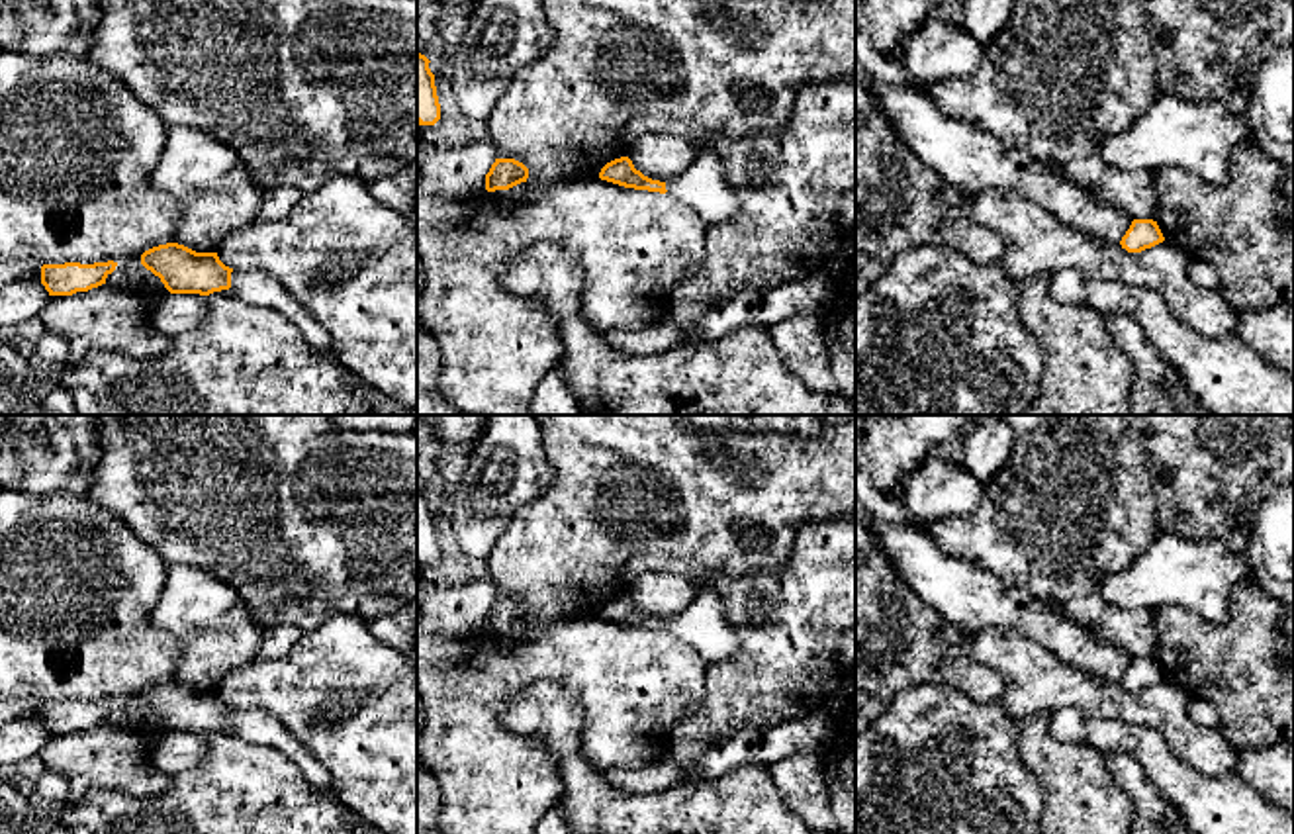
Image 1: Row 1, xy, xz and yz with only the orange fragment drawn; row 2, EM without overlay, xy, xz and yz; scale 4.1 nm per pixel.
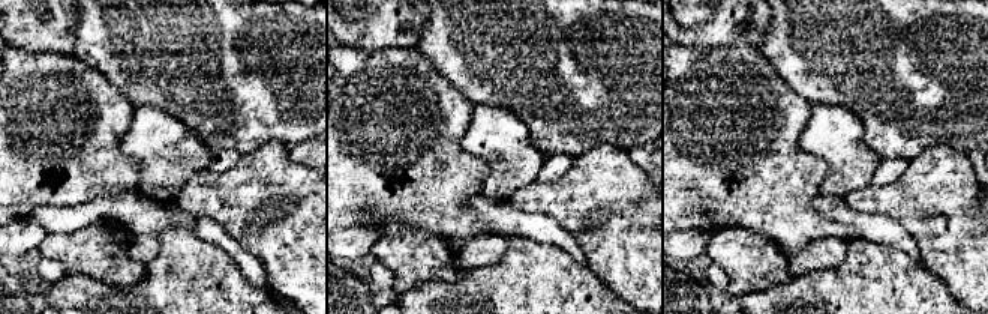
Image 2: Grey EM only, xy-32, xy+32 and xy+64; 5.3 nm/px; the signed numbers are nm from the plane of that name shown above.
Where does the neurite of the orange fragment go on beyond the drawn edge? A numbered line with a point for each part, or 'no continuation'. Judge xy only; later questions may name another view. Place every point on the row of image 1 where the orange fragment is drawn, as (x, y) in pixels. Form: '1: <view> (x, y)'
1: xy (253, 286)

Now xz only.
1: xz (703, 186)

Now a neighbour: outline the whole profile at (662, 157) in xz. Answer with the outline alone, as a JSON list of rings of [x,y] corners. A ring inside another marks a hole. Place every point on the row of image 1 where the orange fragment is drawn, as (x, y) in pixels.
[[[646,133],[638,137],[628,159],[644,176],[670,182],[691,168],[703,147],[671,133]]]

